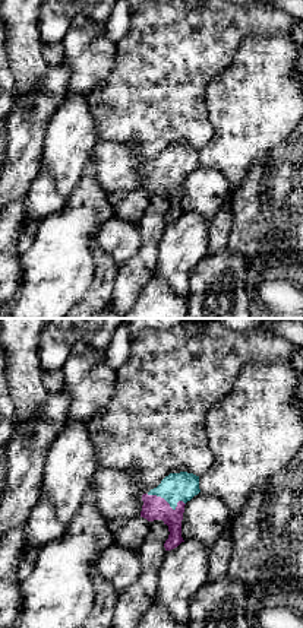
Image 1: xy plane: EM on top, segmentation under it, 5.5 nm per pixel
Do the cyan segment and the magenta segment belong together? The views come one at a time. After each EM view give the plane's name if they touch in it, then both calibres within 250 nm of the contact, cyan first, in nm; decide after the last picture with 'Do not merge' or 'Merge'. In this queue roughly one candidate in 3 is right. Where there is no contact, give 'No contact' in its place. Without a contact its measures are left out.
Touches cyan in xy. Thickness 160 nm (cyan) against 130 nm

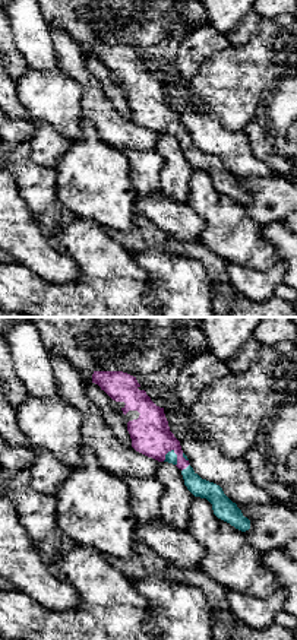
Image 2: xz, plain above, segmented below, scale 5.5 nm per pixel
Touches cyan in xz. Thickness 60 nm (cyan) against 220 nm

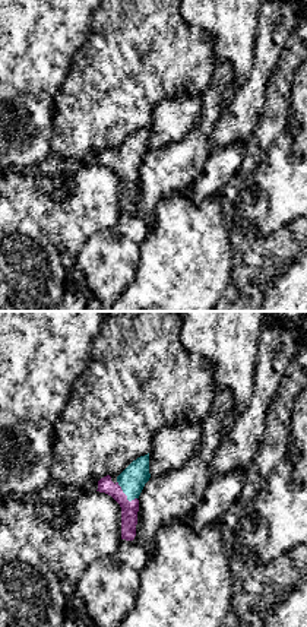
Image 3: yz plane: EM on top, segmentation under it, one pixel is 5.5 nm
Touches cyan in yz. Thickness 150 nm (cyan) against 100 nm

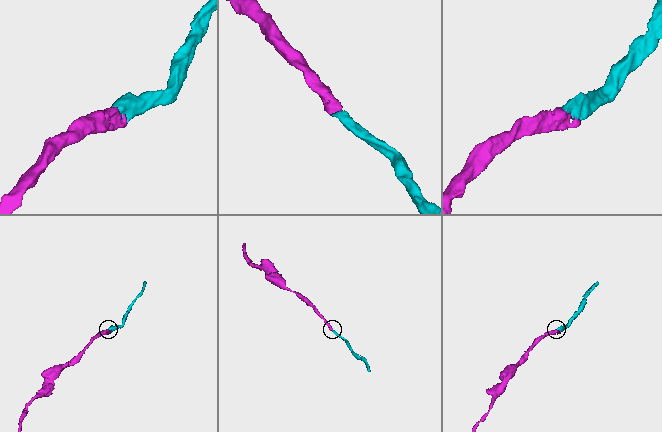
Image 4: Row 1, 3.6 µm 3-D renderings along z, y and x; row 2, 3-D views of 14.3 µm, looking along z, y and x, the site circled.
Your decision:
Merge

